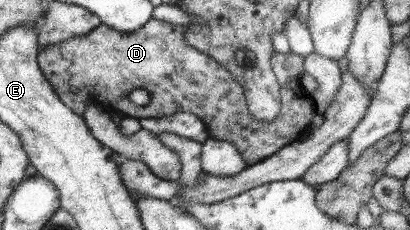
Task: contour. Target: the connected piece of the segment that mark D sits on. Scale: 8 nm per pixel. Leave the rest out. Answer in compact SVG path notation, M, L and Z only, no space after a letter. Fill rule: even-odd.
M153 18L130 33L120 33L104 24L99 24L83 36L74 36L63 42L41 48L36 58L41 75L52 86L58 99L69 107L73 114L82 117L84 104L87 101L95 101L109 115L121 114L123 117L137 120L162 118L181 112L192 113L205 125L207 138L232 144L247 165L266 159L289 143L299 140L311 124L311 117L316 113L310 95L300 85L299 79L303 73L301 56L293 52L271 54L270 66L279 85L280 109L271 123L257 121L251 118L249 110L246 110L242 87L232 77L216 72L207 55L198 52L184 41L184 26L161 22ZM135 89L141 89L147 93L149 102L146 105L138 106L129 101L127 96Z

